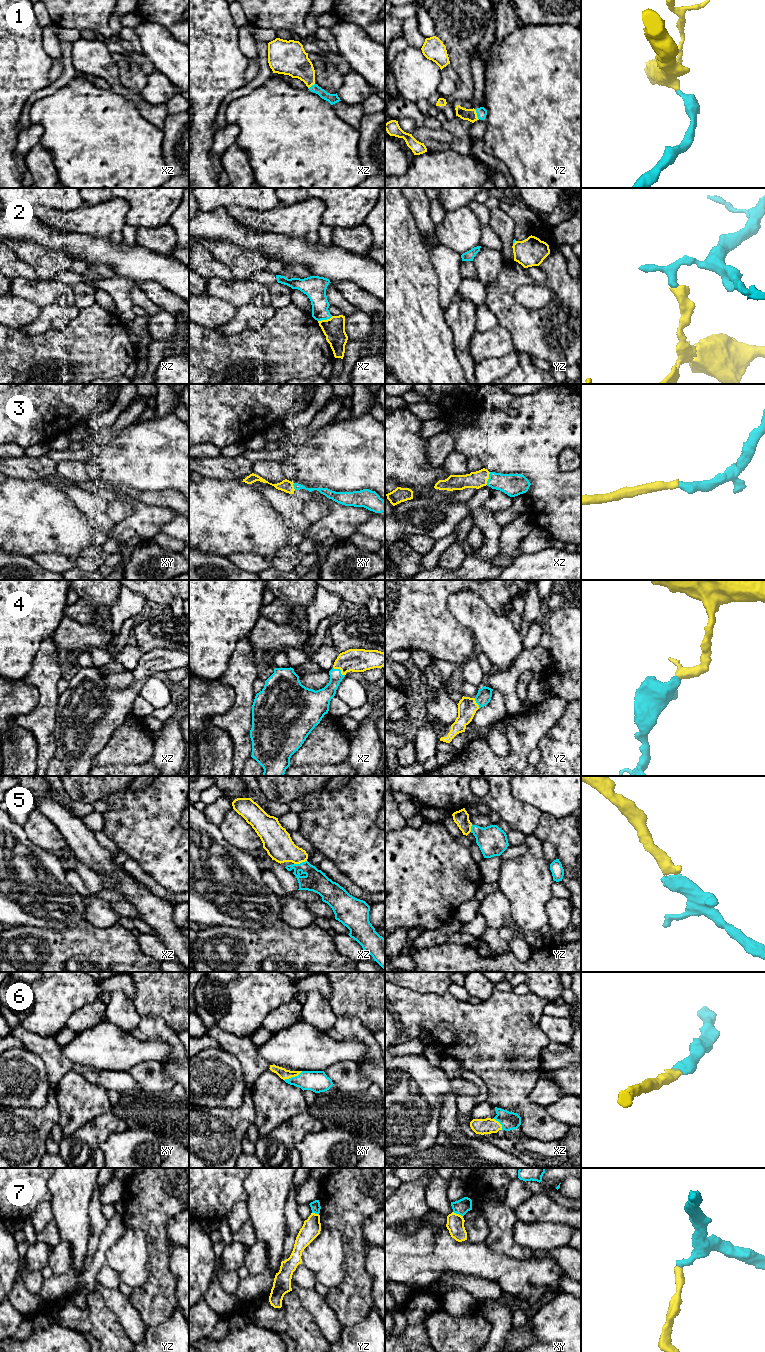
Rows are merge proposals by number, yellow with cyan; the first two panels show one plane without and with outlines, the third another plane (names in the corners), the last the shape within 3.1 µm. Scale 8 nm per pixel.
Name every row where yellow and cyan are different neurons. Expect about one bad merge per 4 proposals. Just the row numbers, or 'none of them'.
2, 7

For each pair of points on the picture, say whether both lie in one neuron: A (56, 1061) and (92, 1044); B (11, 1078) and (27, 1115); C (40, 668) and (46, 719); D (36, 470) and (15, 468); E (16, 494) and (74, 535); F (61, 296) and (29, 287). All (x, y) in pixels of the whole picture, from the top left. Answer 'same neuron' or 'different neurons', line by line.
A: different neurons
B: different neurons
C: same neuron
D: same neuron
E: same neuron
F: same neuron

